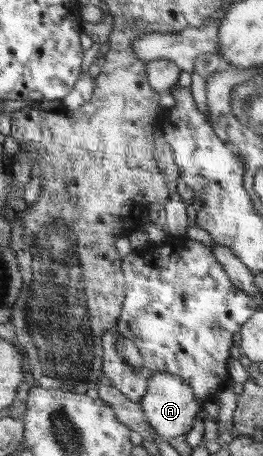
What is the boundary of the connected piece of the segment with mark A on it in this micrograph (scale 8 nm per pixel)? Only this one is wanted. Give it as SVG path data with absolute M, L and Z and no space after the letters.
M155 372L151 378L147 379L147 392L139 404L145 413L147 422L157 434L163 438L170 438L186 435L191 430L195 416L199 412L199 404L195 400L190 385L179 375L175 376L170 372Z

